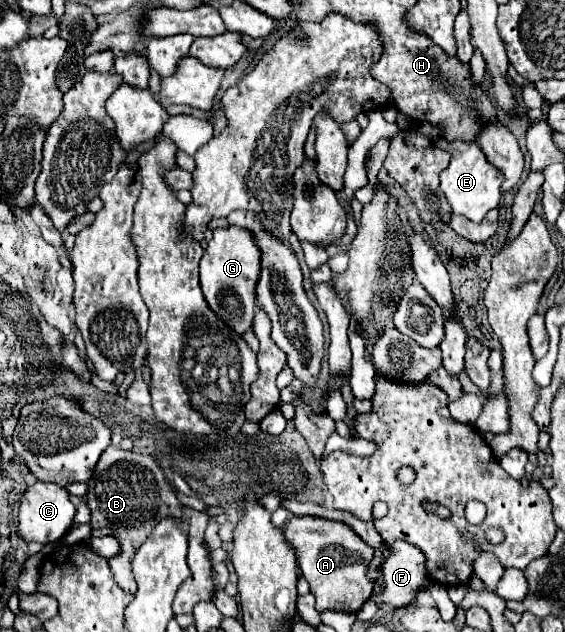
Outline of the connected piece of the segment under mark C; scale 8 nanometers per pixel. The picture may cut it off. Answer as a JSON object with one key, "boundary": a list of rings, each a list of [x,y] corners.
{"boundary":[[[35,482],[33,486],[27,486],[27,490],[21,494],[19,502],[19,534],[31,542],[55,542],[59,540],[67,528],[71,526],[75,518],[75,504],[71,502],[71,496],[65,488],[53,482]]]}

